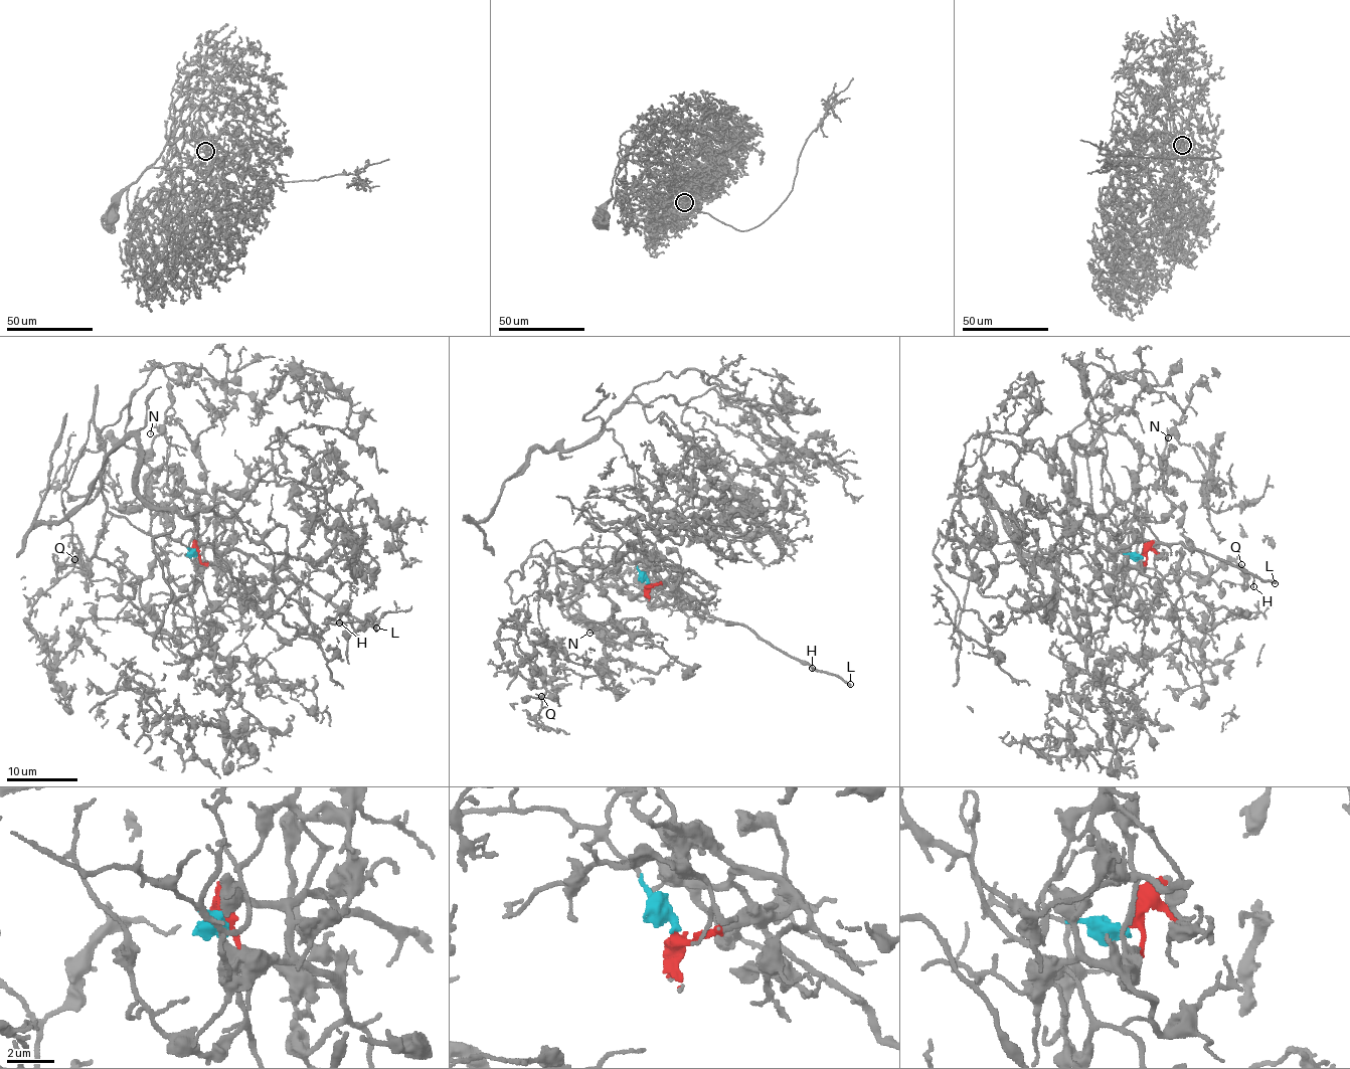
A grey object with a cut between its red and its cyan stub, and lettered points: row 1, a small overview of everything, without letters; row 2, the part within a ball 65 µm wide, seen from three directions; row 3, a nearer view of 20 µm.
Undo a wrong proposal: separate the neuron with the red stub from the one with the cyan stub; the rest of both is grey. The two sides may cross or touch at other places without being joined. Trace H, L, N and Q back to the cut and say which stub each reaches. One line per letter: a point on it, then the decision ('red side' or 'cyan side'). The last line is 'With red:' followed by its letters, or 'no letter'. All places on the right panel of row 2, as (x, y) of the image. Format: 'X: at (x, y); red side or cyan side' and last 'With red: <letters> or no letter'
H: at (1253, 586); red side
L: at (1275, 583); red side
N: at (1168, 437); cyan side
Q: at (1241, 564); cyan side
With red: H, L

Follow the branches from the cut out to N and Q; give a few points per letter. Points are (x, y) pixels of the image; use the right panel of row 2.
N: (1141, 556), (1098, 550), (1090, 475), (1071, 432), (1093, 420), (1125, 432), (1159, 469), (1167, 430), (1168, 438)
Q: (1141, 556), (1093, 540), (1102, 434), (1101, 486), (1117, 525), (1140, 535), (1140, 564), (1177, 580), (1241, 563)

